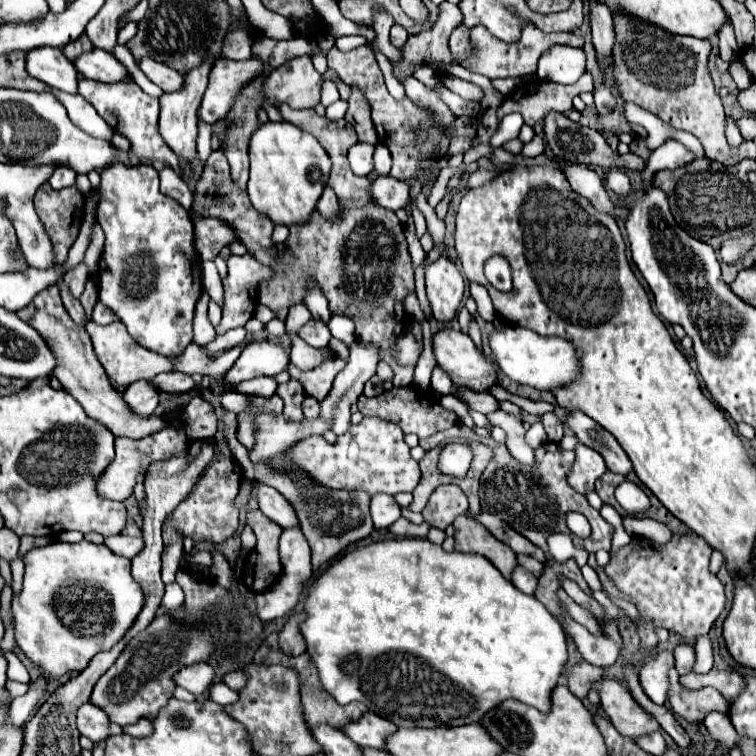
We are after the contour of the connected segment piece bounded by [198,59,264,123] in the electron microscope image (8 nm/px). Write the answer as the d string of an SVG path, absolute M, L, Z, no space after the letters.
M218 59L210 71L210 83L204 93L198 117L202 117L206 123L224 119L232 107L232 101L236 101L236 93L240 93L240 89L248 85L252 77L258 77L258 73L264 73L264 63L258 59Z

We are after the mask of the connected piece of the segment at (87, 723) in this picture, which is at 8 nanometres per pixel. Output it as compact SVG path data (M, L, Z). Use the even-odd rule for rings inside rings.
M84 703L78 709L76 723L78 723L78 731L82 735L86 735L88 739L92 739L94 743L104 741L110 735L110 719L108 719L108 715L102 709L98 709L96 705L92 705L92 703Z

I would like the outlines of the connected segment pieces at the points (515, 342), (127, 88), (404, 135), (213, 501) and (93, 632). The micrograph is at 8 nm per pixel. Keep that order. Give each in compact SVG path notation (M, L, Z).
M506 325L500 331L494 331L490 335L490 347L492 347L492 359L498 363L498 369L508 375L512 381L540 389L540 391L552 391L564 385L570 385L580 371L576 349L568 339L560 337L542 337L530 329Z
M82 79L78 83L78 93L98 111L98 115L114 129L114 133L120 133L130 141L130 149L138 161L160 161L172 167L184 179L184 169L180 167L178 157L158 133L158 99L146 95L136 83L102 83L92 79Z
M362 45L358 49L348 51L348 53L342 53L336 47L332 47L326 51L326 61L328 61L328 67L344 83L360 89L364 93L364 97L368 99L370 109L372 109L372 121L378 131L378 141L390 149L392 159L394 159L390 175L396 179L402 179L402 181L414 179L416 165L420 161L428 159L428 155L436 149L436 145L440 143L440 137L442 137L442 129L436 127L434 121L430 121L430 115L424 109L416 107L408 97L404 97L402 101L396 101L388 93L386 85L382 81L382 71L380 71L376 57L368 45Z
M216 443L216 459L204 471L204 475L196 483L194 491L172 511L172 517L168 517L168 521L164 521L164 529L162 529L164 583L174 581L174 575L184 557L184 545L182 545L184 537L190 537L194 541L212 541L214 545L222 545L228 537L232 537L236 533L238 511L234 509L232 501L238 495L240 481L242 481L242 469L240 469L238 461L232 457L232 453L222 443Z
M58 541L58 543L50 543L46 547L30 549L24 555L24 565L26 565L24 589L22 589L20 597L12 599L12 613L14 613L14 621L16 621L16 643L26 653L26 657L32 659L42 669L42 673L46 673L48 677L62 677L64 673L72 673L72 671L80 673L80 671L84 671L88 667L90 659L96 653L112 649L124 637L124 633L128 633L128 629L134 625L140 609L144 607L144 593L142 593L140 585L134 581L134 577L130 573L130 559L112 553L110 549L106 549L106 545L94 545L90 541L80 541L80 543L62 543L62 541Z

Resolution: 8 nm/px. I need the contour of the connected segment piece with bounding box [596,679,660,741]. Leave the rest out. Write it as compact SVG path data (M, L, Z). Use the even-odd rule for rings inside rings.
M604 679L596 685L600 689L600 701L604 705L604 711L620 735L636 741L642 735L660 731L658 721L632 699L630 691L624 685L614 679Z

